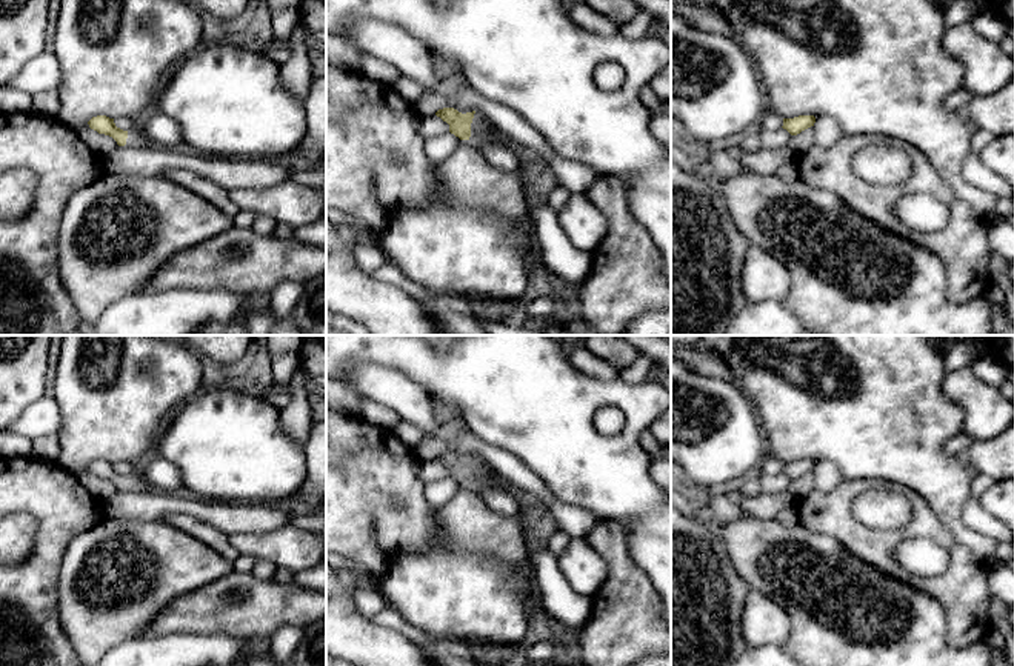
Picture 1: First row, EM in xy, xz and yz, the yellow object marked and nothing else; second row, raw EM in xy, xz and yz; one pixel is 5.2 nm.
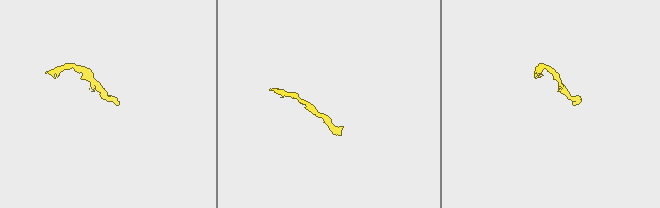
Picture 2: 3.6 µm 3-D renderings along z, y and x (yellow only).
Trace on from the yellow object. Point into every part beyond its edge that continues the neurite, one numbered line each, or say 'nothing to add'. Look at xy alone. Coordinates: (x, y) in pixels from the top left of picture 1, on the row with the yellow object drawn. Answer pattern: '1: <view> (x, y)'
1: xy (136, 139)

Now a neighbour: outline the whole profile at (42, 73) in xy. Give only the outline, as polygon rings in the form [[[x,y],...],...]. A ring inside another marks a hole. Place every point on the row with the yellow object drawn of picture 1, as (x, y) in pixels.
[[[43,51],[29,60],[6,86],[34,95],[43,91],[57,91],[60,78],[62,71],[54,51]]]

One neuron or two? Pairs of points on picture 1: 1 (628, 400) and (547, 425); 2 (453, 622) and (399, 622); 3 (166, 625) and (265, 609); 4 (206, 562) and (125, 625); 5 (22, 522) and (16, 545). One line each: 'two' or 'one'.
1: one
2: two
3: one
4: one
5: one

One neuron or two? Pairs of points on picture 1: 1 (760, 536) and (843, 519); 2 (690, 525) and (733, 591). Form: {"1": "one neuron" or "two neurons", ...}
{"1": "two neurons", "2": "one neuron"}

